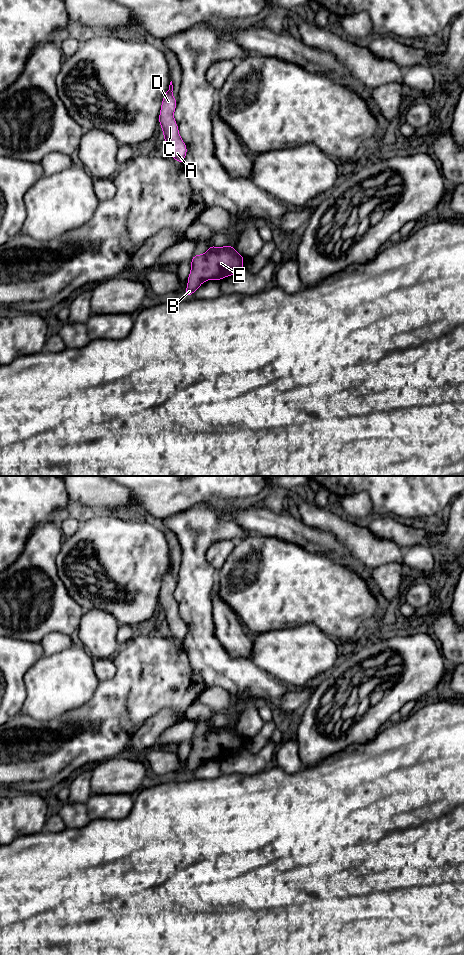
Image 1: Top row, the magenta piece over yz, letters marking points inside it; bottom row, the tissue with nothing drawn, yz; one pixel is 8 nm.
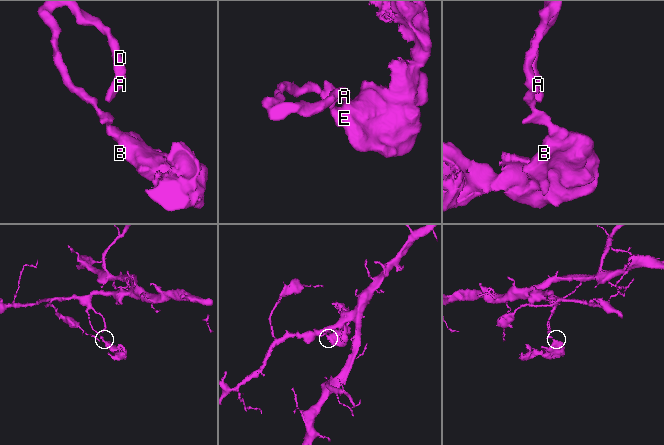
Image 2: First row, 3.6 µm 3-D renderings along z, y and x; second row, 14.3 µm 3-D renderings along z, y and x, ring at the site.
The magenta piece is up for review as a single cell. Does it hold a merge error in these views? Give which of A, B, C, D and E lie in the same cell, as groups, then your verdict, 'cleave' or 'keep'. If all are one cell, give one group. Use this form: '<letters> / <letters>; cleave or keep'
A C D / B E; cleave

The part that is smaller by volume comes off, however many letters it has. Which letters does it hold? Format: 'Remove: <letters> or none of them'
Remove: B, E

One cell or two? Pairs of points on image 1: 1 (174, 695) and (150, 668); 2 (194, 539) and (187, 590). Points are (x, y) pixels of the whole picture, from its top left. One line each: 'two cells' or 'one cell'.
1: one cell
2: one cell

